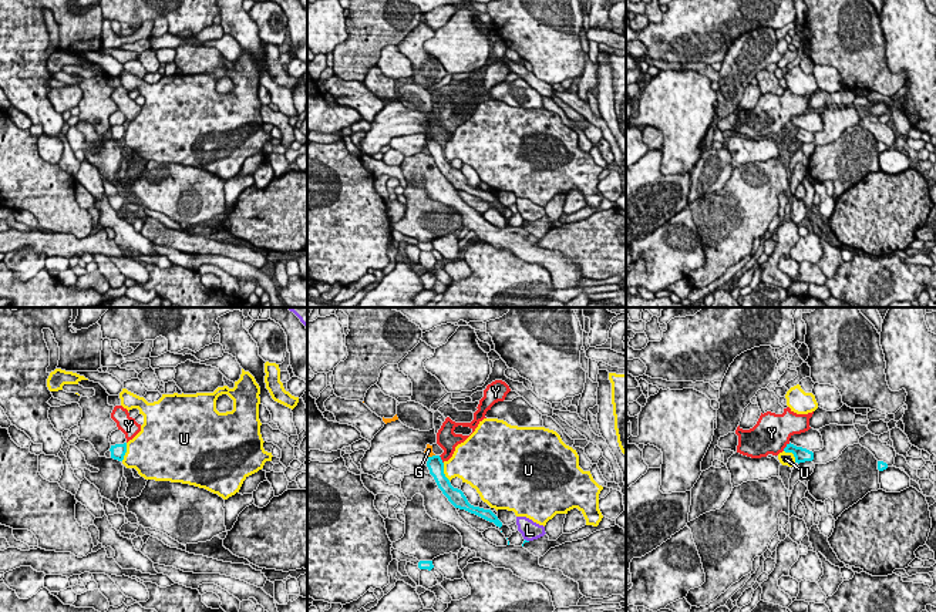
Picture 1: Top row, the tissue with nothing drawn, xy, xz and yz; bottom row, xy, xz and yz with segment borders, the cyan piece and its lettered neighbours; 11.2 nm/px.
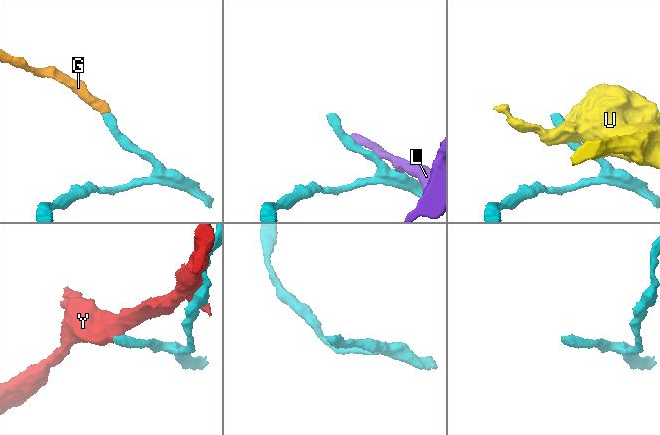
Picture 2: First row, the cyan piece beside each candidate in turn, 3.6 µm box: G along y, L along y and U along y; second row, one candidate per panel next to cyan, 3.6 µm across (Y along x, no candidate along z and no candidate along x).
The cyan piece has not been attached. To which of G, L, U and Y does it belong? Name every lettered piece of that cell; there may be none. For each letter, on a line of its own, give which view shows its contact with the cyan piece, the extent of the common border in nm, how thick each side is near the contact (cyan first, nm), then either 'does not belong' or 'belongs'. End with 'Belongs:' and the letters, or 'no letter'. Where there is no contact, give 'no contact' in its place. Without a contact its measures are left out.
G: contact in xz; length 90 nm; calibres 190 and 90 nm; belongs
L: contact in xz; length 60 nm; calibres 30 and 220 nm; does not belong
U: contact in xy; length 220 nm; calibres 160 and 460 nm; does not belong
Y: contact in yz; length 130 nm; calibres 160 and 420 nm; does not belong
Belongs: G

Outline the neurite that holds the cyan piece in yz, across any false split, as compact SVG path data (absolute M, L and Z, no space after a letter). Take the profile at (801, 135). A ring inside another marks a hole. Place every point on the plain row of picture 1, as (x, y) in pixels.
M787 125L787 128L784 130L785 134L792 134L795 138L795 144L805 144L805 142L812 142L814 141L814 134L802 130L802 128L797 128L794 125Z

